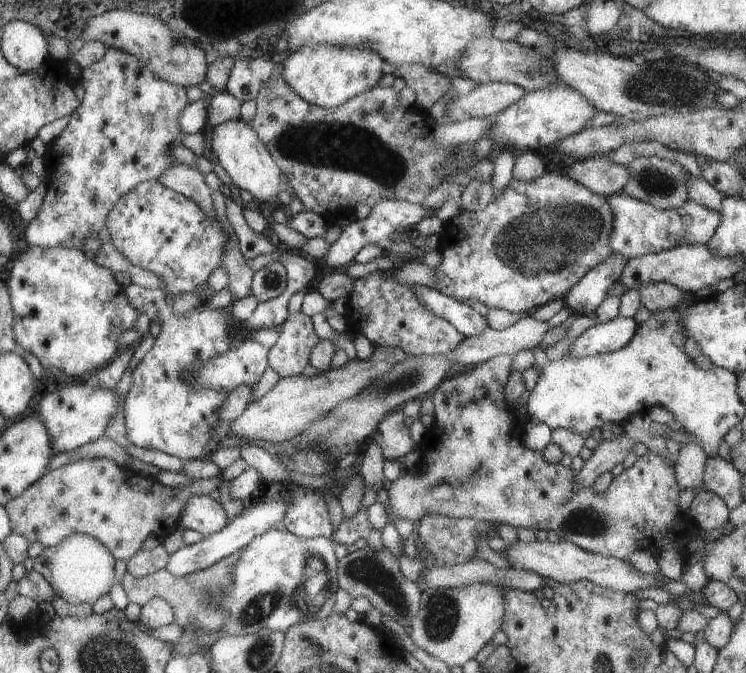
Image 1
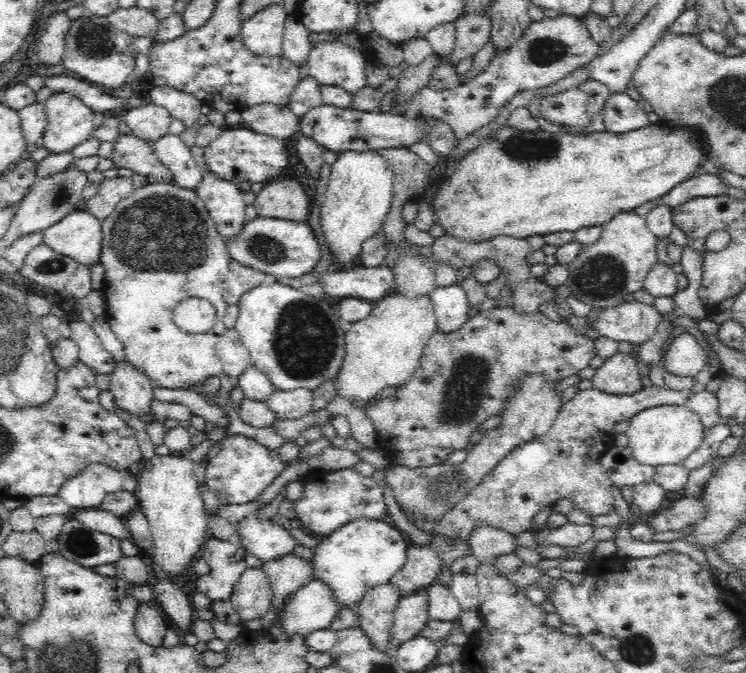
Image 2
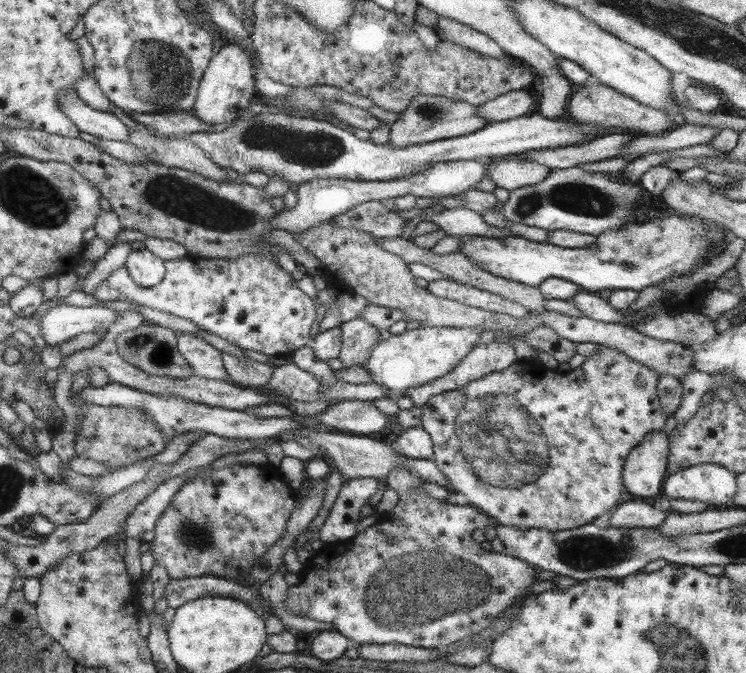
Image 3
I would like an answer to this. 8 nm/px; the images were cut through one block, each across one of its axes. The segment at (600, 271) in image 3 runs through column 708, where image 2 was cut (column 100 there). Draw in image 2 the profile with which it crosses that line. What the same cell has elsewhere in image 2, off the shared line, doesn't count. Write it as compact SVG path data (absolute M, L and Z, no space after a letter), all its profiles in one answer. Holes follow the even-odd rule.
M77 208L43 232L43 244L54 252L73 258L79 265L92 266L99 261L102 247L101 220Z

